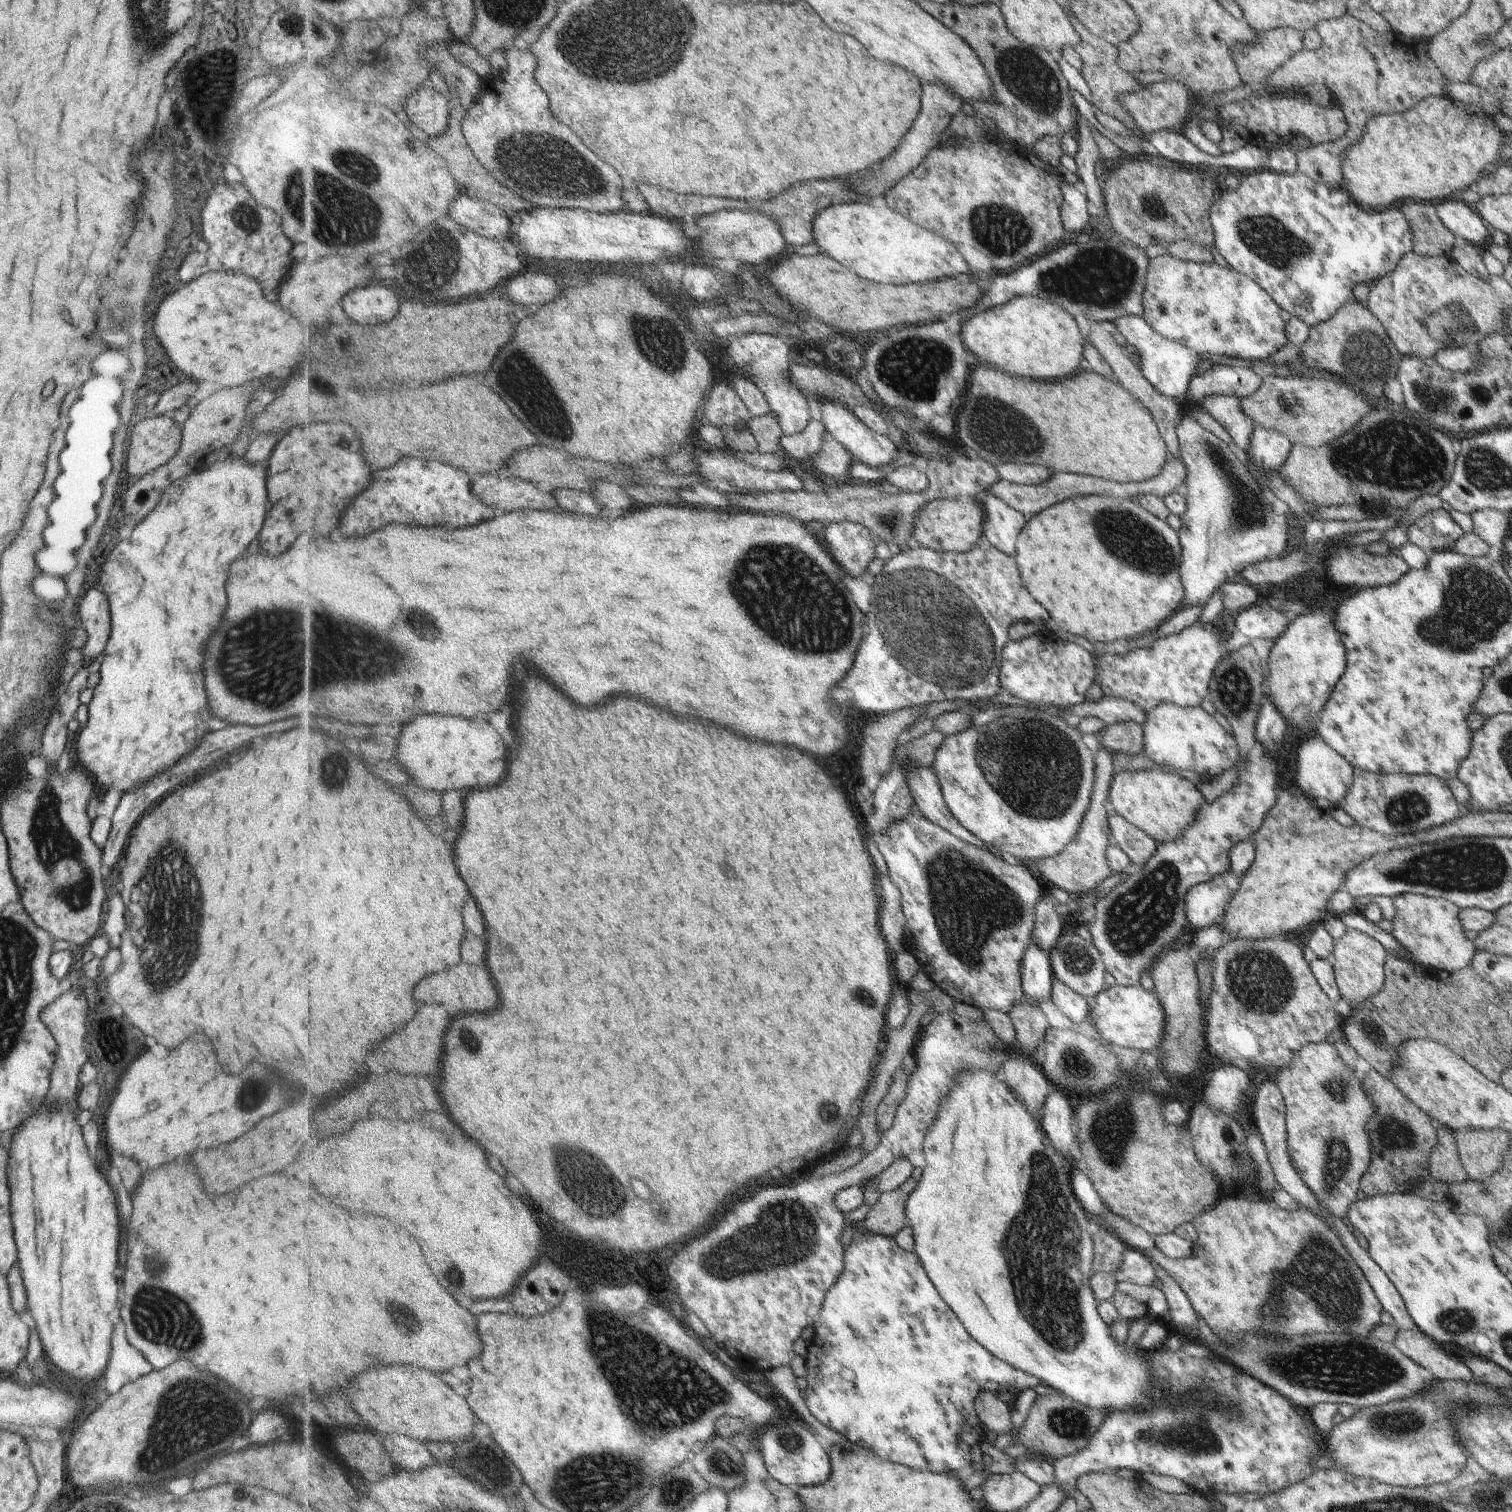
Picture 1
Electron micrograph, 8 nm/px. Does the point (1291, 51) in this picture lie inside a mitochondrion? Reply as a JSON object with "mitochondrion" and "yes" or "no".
{"mitochondrion":"no"}

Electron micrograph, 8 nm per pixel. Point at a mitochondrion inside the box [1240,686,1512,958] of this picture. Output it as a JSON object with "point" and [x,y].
{"point":[1469,867]}

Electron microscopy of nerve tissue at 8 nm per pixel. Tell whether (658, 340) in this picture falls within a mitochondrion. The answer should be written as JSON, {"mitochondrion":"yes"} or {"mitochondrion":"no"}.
{"mitochondrion":"yes"}

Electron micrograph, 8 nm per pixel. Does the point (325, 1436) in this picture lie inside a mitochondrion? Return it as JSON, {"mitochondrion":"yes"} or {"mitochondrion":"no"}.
{"mitochondrion":"no"}

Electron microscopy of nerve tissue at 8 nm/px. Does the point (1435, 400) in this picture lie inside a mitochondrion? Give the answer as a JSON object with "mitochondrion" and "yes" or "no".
{"mitochondrion":"yes"}

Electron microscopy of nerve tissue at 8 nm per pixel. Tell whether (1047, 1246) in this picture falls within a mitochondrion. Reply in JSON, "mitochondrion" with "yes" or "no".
{"mitochondrion":"yes"}

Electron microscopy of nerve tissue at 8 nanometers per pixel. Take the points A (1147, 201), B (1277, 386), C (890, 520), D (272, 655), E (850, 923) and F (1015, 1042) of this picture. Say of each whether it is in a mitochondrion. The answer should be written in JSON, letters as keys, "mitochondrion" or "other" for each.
{"A":"mitochondrion","B":"other","C":"mitochondrion","D":"mitochondrion","E":"other","F":"other"}

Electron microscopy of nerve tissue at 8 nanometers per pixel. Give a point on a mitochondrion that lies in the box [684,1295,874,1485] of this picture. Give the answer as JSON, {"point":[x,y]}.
{"point":[721,1465]}

